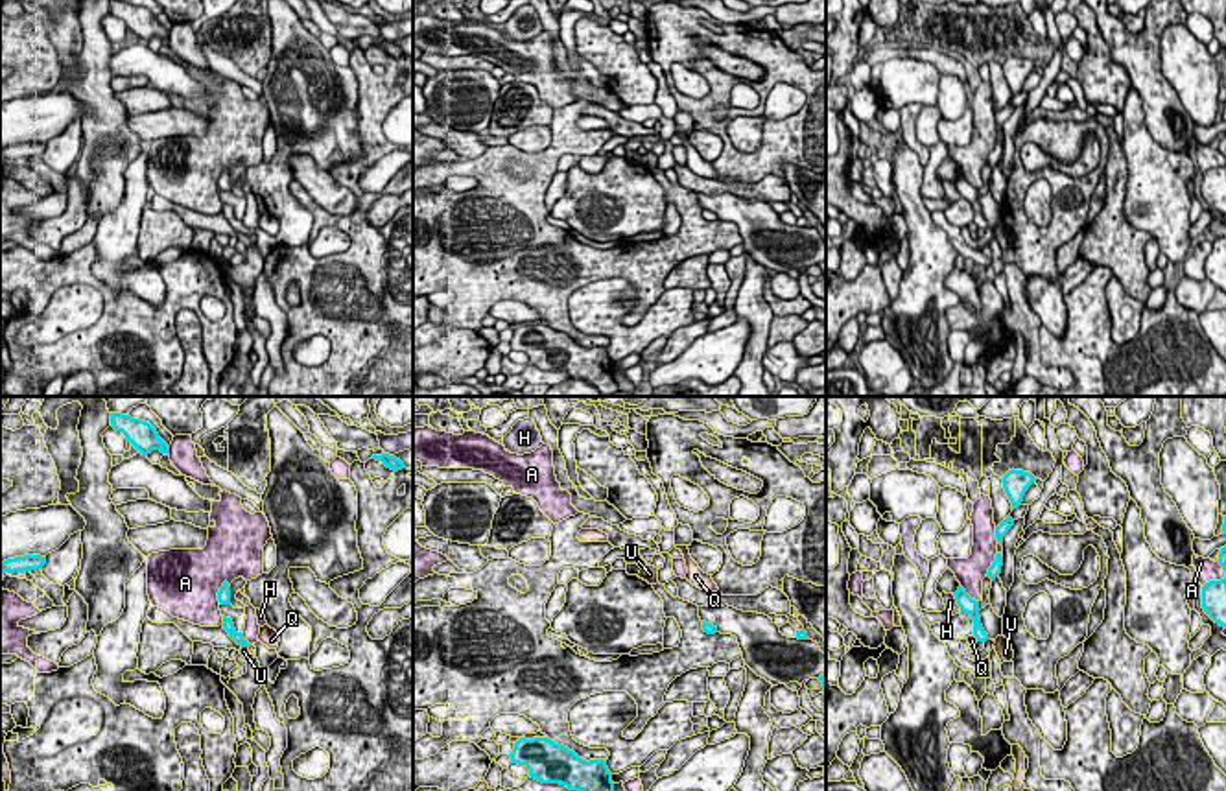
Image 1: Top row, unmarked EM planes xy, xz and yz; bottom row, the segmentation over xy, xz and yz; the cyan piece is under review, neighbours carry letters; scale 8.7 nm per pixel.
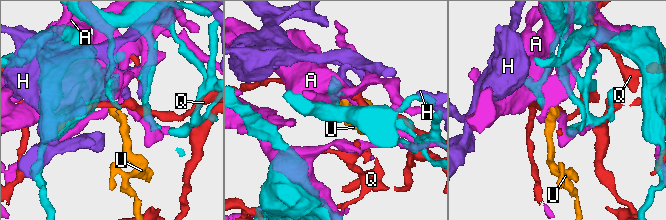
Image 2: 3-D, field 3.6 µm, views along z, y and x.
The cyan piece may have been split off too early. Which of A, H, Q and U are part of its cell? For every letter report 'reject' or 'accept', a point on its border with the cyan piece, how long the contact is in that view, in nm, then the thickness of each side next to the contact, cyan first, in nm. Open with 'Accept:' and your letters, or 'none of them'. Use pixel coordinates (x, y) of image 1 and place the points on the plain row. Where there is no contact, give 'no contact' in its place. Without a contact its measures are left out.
Accept: none of them
A: reject; contact xy (220, 177); length 220 nm; calibres 130 and 480 nm
H: reject; contact yz (957, 190); length 180 nm; calibres 140 and 120 nm
Q: reject; contact xz (799, 218); length 70 nm; calibres 90 and 70 nm
U: reject; contact xy (246, 233); length 70 nm; calibres 100 and 70 nm

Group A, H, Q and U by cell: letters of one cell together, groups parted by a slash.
A / H / Q / U

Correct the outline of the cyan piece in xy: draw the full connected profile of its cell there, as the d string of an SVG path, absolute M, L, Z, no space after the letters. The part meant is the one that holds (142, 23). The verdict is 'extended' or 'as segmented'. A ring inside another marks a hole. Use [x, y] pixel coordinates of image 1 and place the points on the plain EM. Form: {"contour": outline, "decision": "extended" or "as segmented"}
{"contour": "M111 0L111 11L116 18L122 18L127 30L131 30L142 42L147 42L153 37L170 41L170 33L159 24L149 9L122 0Z", "decision": "as segmented"}

